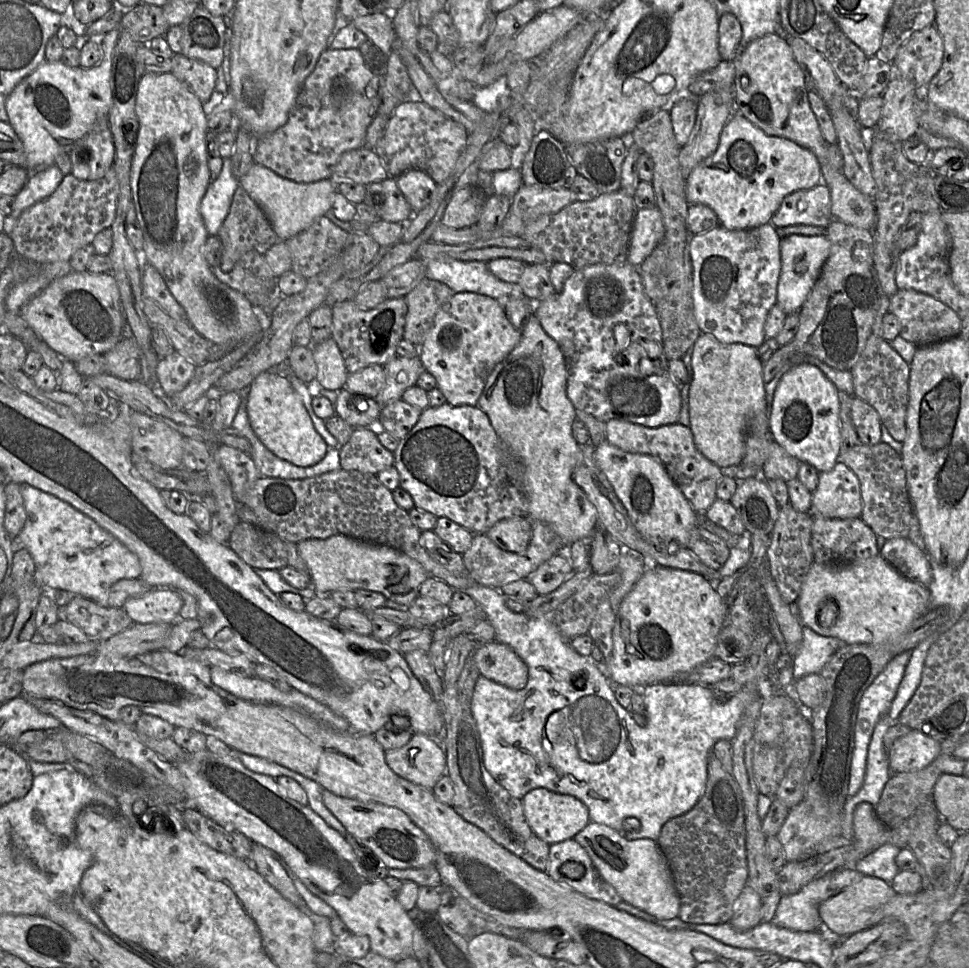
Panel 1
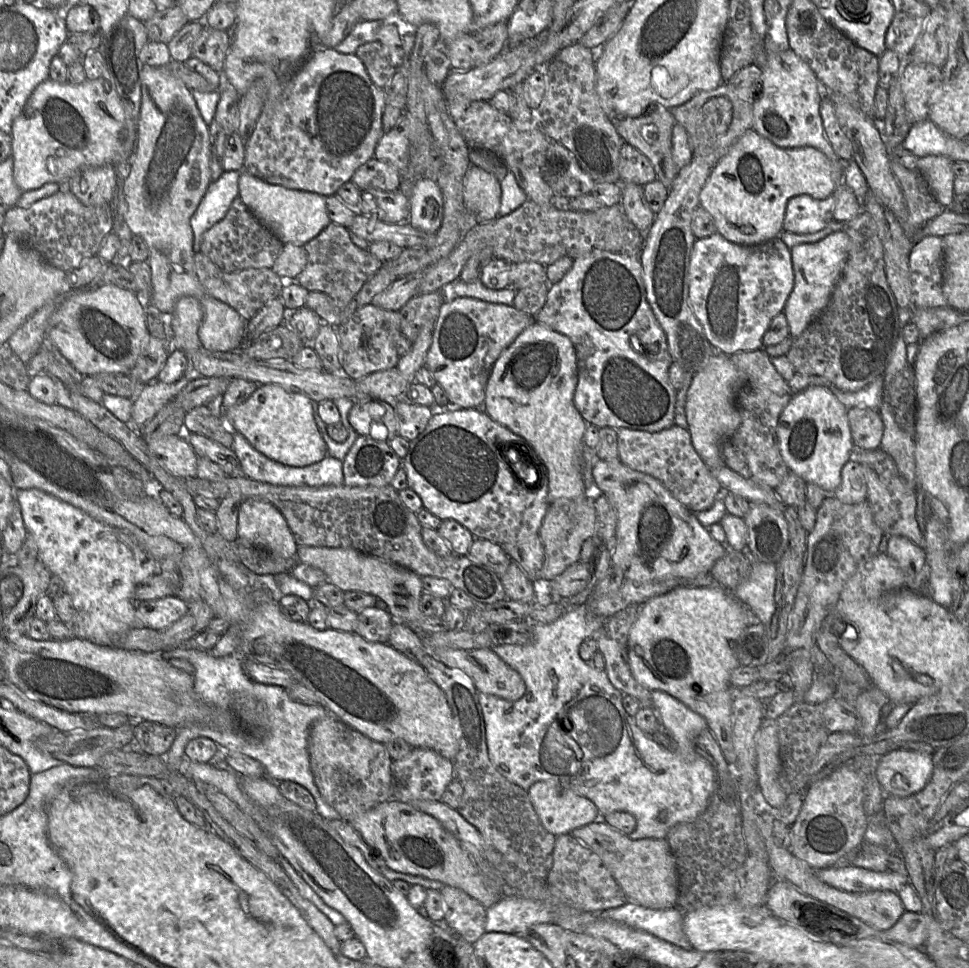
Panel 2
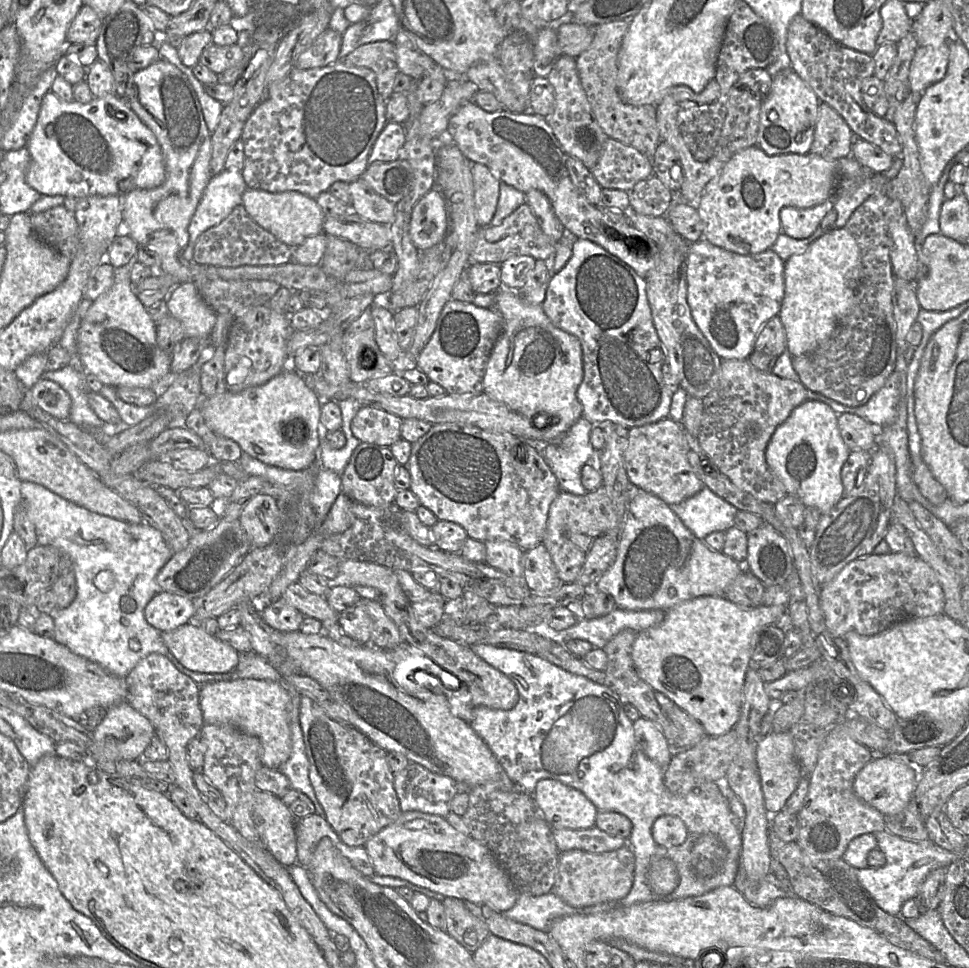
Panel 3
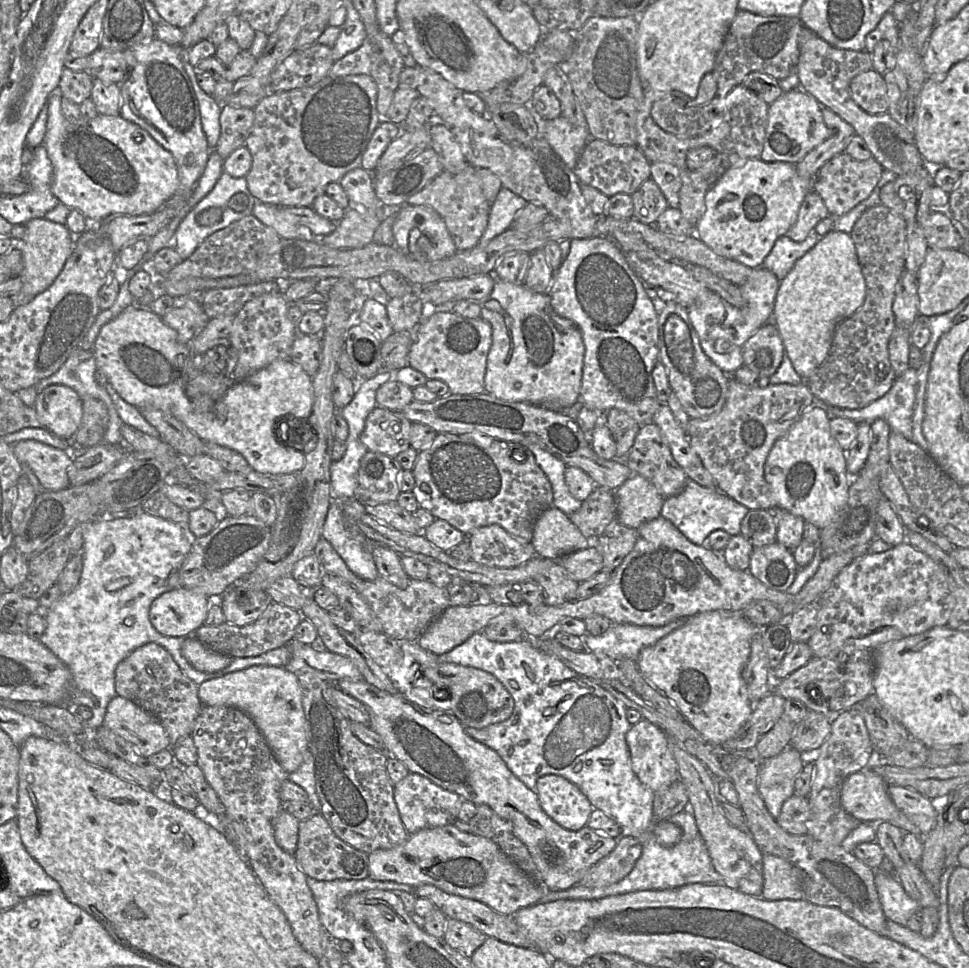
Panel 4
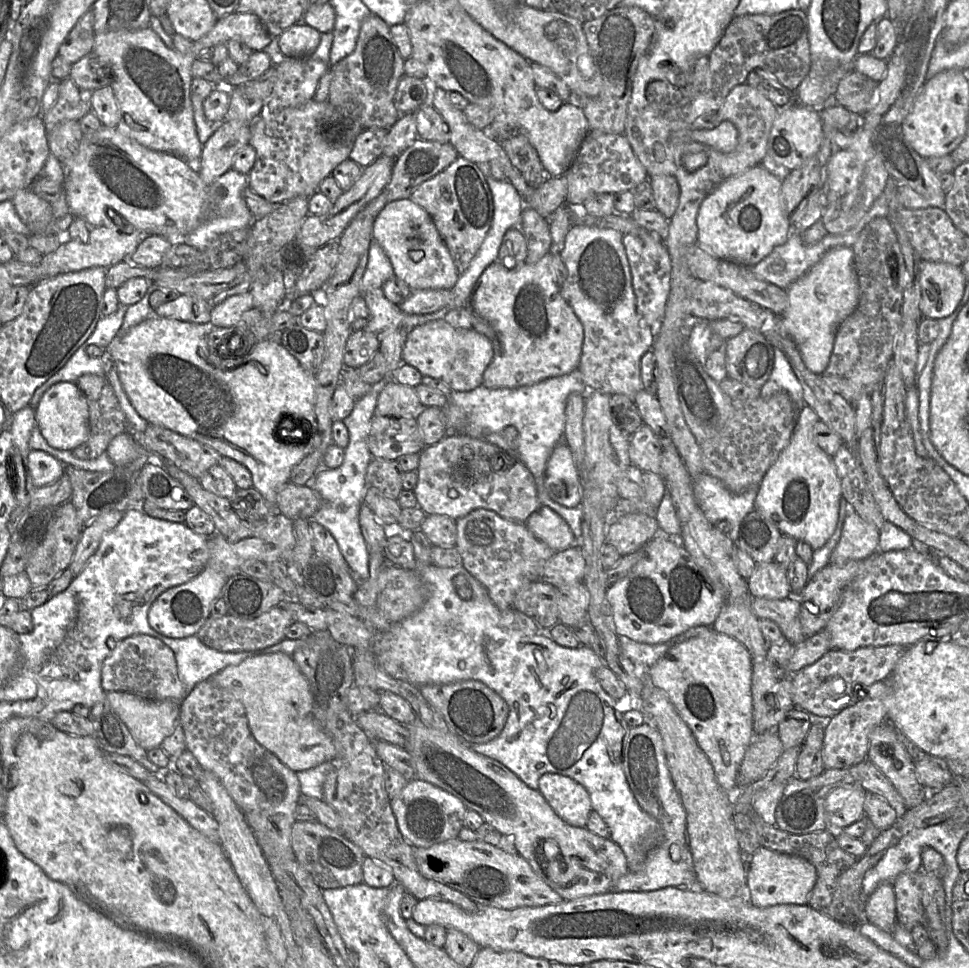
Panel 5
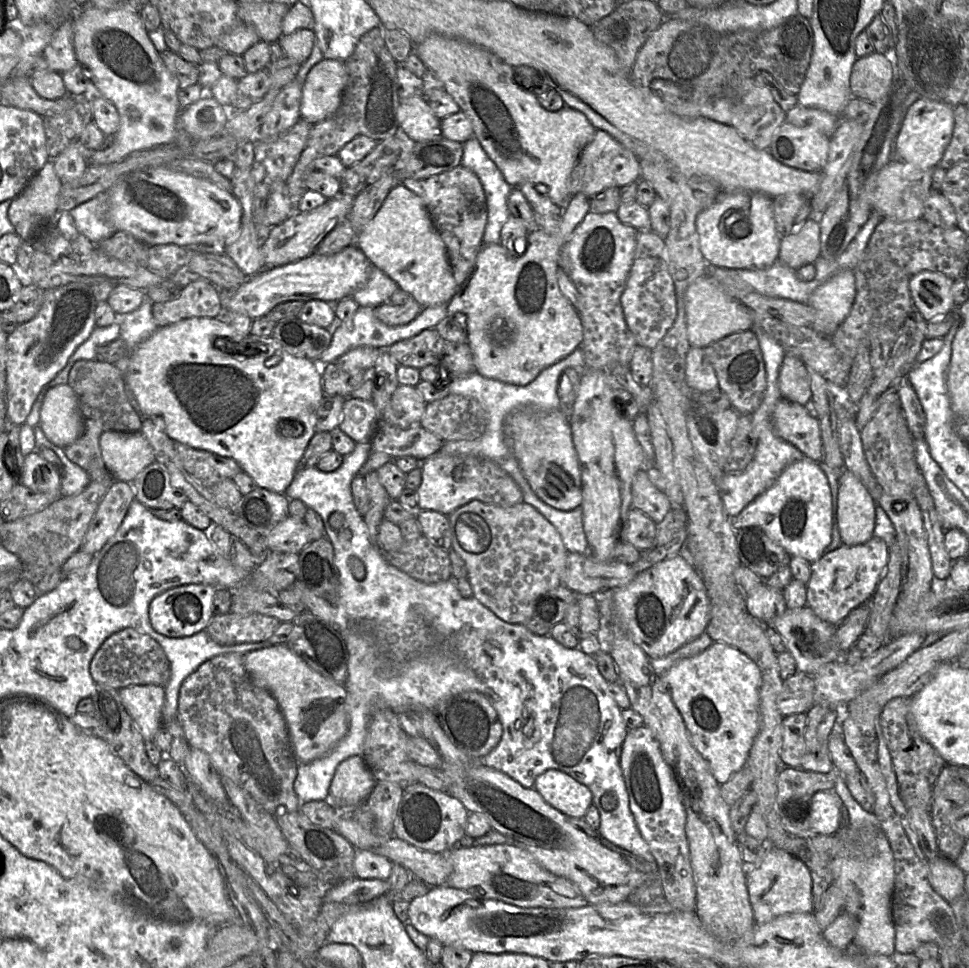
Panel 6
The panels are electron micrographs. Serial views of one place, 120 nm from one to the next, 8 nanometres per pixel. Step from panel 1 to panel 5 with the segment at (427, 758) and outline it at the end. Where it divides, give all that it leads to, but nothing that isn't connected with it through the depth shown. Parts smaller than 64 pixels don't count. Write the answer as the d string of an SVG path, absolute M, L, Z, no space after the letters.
M414 778L391 799L399 831L412 847L431 847L458 837L464 827L467 808L463 802L451 793L430 782Z

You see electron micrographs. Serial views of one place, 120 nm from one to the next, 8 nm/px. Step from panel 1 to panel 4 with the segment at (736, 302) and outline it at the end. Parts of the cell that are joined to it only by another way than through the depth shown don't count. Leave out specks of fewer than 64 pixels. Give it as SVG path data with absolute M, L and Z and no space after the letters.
M760 266L753 268L749 278L739 285L745 302L742 308L732 306L711 290L703 291L688 308L690 322L698 335L703 352L725 374L732 375L743 365L744 343L762 325L772 320L779 283L780 280L773 272Z

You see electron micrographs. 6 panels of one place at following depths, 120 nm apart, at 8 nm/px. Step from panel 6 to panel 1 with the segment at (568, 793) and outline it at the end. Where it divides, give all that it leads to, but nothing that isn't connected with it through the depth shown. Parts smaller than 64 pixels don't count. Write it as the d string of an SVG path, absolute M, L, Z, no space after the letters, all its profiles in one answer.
M538 787L525 794L522 801L529 826L540 839L549 845L574 838L591 821L587 806L570 794Z

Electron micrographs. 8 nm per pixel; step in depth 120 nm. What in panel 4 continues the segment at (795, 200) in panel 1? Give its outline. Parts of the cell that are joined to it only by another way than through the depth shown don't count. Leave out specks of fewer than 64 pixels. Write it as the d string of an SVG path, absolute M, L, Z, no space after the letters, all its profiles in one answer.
M813 189L805 197L795 224L786 235L795 242L802 242L815 230L816 225L829 215L823 199Z

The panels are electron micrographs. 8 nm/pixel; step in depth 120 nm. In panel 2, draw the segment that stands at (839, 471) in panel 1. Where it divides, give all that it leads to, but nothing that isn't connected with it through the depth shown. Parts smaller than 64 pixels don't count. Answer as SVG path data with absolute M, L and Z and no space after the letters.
M850 459L841 470L841 483L830 495L845 504L856 504L866 500L867 482L864 468Z

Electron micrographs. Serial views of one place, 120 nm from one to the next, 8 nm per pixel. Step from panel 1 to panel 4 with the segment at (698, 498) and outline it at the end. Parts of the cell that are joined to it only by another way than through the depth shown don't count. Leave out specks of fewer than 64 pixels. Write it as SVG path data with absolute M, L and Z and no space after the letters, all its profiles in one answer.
M655 423L641 425L634 443L623 460L633 474L638 474L649 480L666 499L680 494L687 485L689 477L674 460L659 427Z

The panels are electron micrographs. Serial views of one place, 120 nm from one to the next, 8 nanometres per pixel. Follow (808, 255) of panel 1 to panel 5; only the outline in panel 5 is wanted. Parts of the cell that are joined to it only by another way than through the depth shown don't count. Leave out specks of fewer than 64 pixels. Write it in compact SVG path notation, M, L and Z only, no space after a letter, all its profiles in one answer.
M838 247L828 251L786 292L788 306L782 315L783 327L796 343L806 368L821 375L829 363L838 327L859 303L853 248Z

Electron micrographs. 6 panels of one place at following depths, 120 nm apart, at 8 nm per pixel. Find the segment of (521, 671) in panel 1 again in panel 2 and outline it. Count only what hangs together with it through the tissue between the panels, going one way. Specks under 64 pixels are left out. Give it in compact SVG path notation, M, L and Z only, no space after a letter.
M419 633L419 635L428 655L442 661L450 668L463 671L472 679L478 692L495 695L508 701L517 701L524 695L525 682L519 672L505 663L492 648L459 649L435 646L429 642L429 634Z

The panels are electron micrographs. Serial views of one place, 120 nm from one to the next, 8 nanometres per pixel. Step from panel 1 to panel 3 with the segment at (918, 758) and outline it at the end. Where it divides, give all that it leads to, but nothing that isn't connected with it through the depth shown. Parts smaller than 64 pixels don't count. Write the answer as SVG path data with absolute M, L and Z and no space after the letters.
M875 755L856 775L853 788L862 801L884 816L894 815L910 802L919 777L919 769L903 756Z

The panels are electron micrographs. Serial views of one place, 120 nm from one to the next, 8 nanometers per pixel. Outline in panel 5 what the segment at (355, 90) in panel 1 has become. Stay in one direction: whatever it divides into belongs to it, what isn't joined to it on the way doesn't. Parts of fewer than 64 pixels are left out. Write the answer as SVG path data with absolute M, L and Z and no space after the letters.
M313 99L298 107L285 108L271 113L265 109L253 122L249 143L255 149L256 159L247 174L249 187L266 201L280 204L297 196L309 198L323 179L331 176L334 168L349 159L358 135L364 130L360 118L354 118L344 109L330 104L329 100L316 102Z

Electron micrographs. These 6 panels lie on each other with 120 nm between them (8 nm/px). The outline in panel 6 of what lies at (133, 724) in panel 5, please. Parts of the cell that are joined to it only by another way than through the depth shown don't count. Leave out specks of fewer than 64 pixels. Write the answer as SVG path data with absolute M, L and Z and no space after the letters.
M153 684L133 685L120 689L119 695L144 741L153 741L163 726L164 688Z

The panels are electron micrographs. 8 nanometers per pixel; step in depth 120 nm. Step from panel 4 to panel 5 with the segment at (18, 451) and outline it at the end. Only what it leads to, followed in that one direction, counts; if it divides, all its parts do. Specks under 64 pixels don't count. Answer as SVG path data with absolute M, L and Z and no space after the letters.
M31 449L27 458L27 469L35 488L50 485L64 474L64 464L44 451Z

